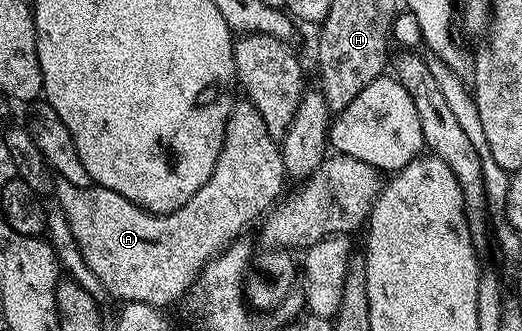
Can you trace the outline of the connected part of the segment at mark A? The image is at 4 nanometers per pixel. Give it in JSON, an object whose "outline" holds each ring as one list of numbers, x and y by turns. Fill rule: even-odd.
{"outline":[[240,102,233,106,226,121,224,152,218,157,214,173,210,173,210,181,206,181,206,185,202,185,202,189,198,189,198,193,194,193,194,197,190,197,190,201,186,201,182,209,171,211,169,215,153,215,105,187,83,187,71,184,66,179,55,180,55,206,66,217,70,233,74,233,74,241,90,269,92,279,100,282,114,298,124,303,145,303,161,309,167,308,167,303,172,303,175,299,176,302,183,300,208,260,233,240,239,240,243,234,241,232,281,198,280,190,286,184,281,144,266,129,262,113,258,113,252,103]]}

